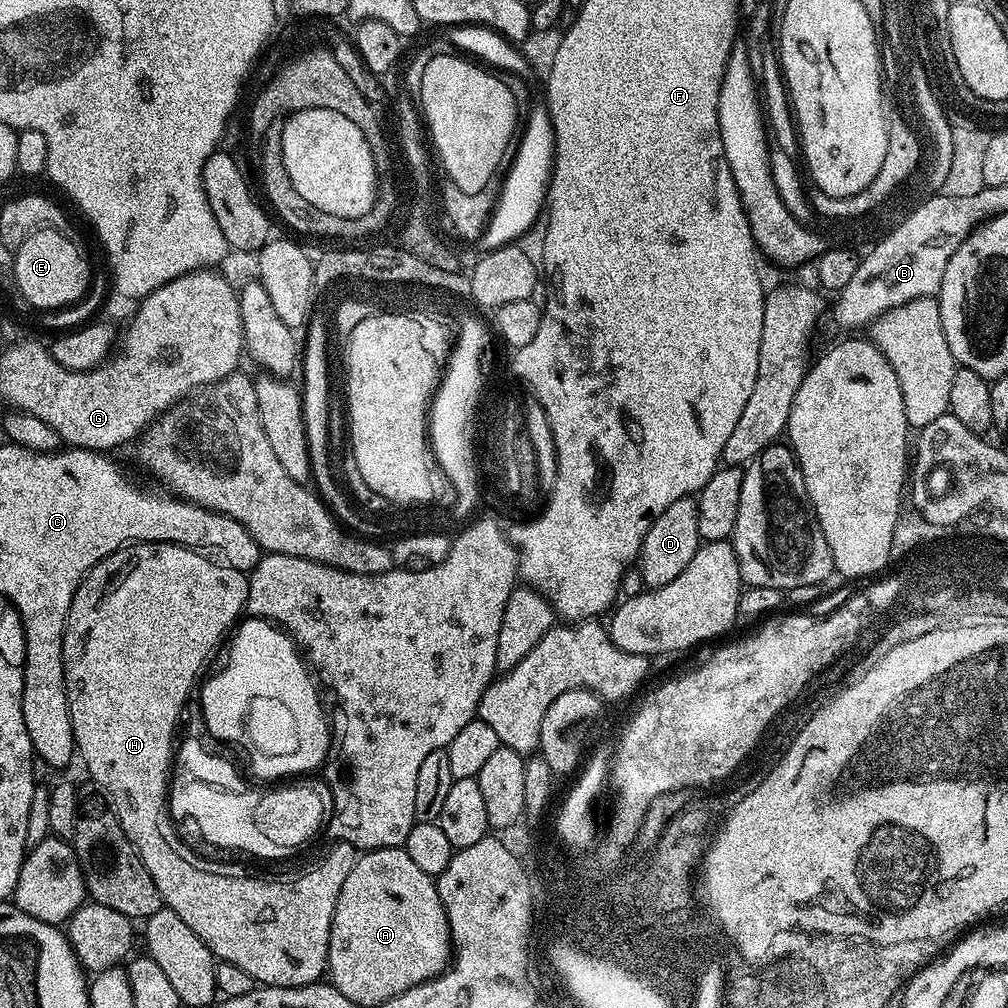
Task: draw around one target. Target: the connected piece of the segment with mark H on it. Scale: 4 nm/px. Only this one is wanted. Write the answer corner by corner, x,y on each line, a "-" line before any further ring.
138,543
121,551
113,560
100,560
84,575
84,579
77,586
74,598
70,602
70,610
64,627
64,637
62,638
64,693
68,699
72,733
76,739
76,752
79,759
80,756
84,759
84,764
88,767
93,782
98,787
105,788
108,791
108,796
112,799
113,806
116,807
116,816
120,819
118,827
123,832
124,837
135,846
136,852
140,855
140,861
146,866
154,886
158,886
158,894
163,907
174,910
174,914
178,914
178,918
182,918
182,922
186,922
186,926
190,926
190,930
194,930
194,934
198,934
198,938
202,938
202,942
206,942
206,946
211,950
217,961
234,962
234,966
246,970
246,974
250,974
250,978
254,978
257,985
304,987
307,984
317,983
325,975
328,966
330,926
334,918
334,906
338,902
342,882
346,882
350,870
354,870
358,850
353,844
333,843
331,845
333,848
329,850
328,857
323,857
320,860
320,865
315,874
308,876
308,880
300,880
300,884
256,884
256,880
228,880
224,876
212,876
210,870
203,872
193,850
191,852
180,841
180,836
176,833
175,828
177,825
170,815
170,765
174,760
172,735
176,732
176,723
180,720
180,711
183,710
184,703
187,702
188,695
192,692
192,687
197,687
196,675
199,674
200,667
207,662
208,655
216,648
216,643
224,635
227,637
230,629
237,623
234,617
228,616
228,612
243,613
248,602
248,576
228,567
223,562
215,564
212,560
215,559
209,558
203,551
195,548
184,548
180,544

